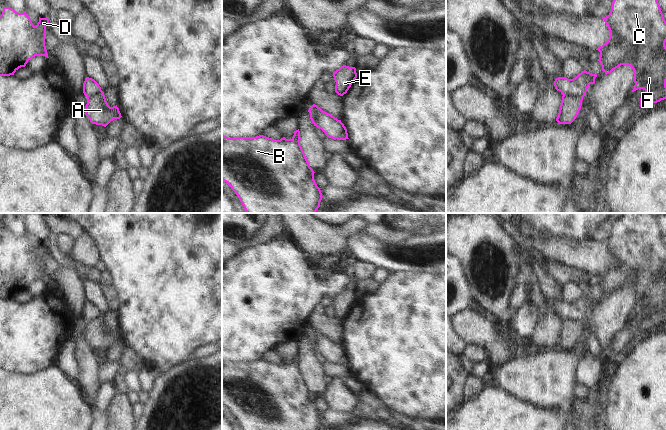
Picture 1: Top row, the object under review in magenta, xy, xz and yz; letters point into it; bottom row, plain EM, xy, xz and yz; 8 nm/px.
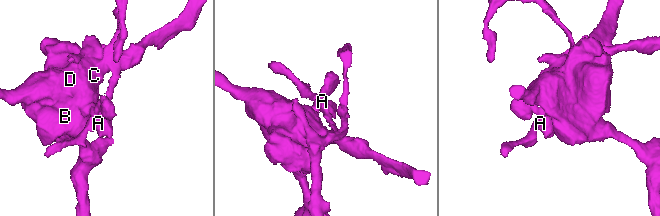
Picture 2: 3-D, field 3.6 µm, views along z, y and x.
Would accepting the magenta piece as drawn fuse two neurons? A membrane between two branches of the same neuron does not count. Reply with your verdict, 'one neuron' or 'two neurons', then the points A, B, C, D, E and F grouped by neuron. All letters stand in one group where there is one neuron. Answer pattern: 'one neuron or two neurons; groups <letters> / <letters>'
two neurons; groups A / B C D E F

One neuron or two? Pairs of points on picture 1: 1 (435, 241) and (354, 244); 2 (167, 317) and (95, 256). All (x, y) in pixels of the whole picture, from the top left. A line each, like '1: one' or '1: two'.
1: one
2: two

